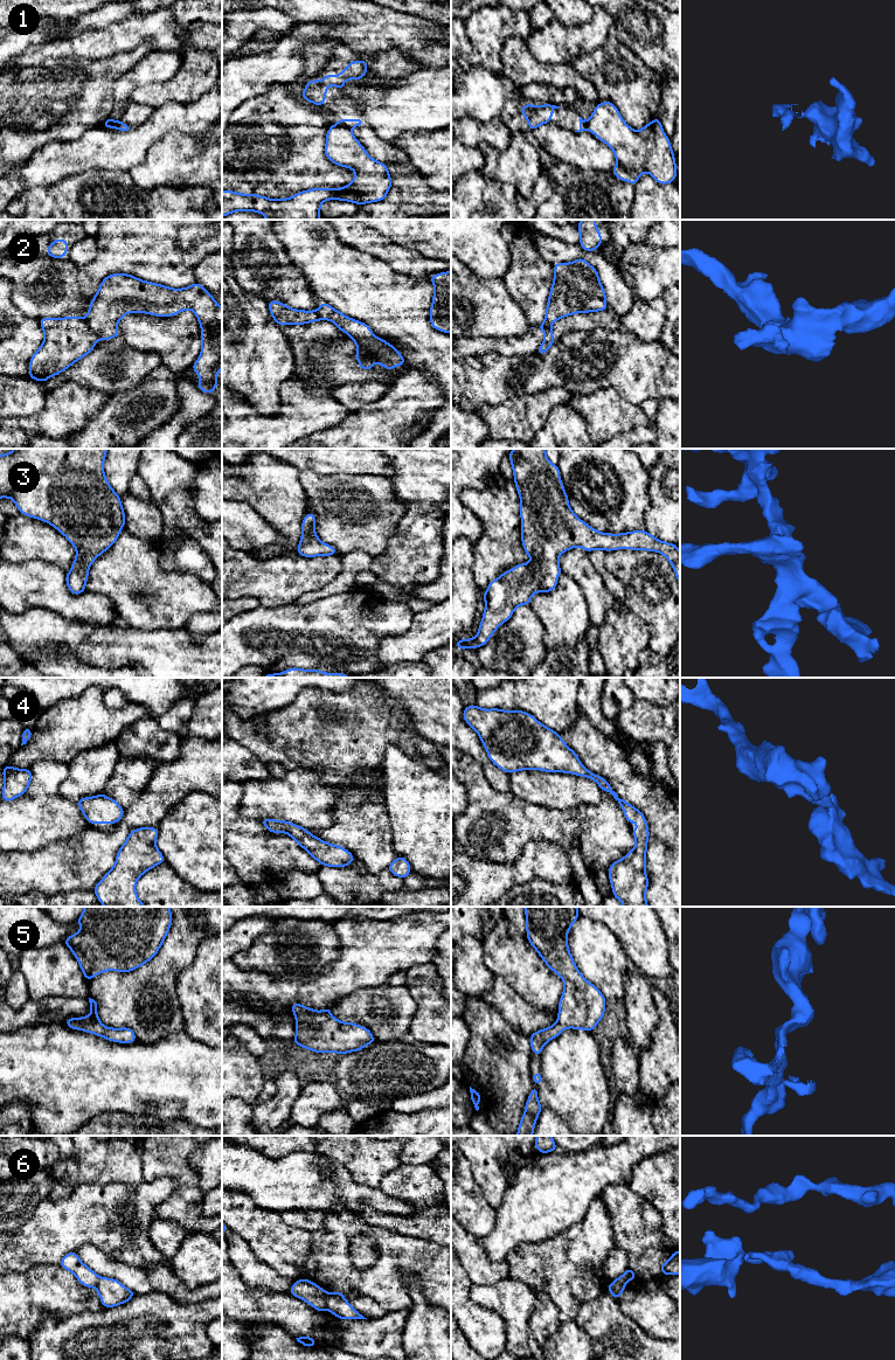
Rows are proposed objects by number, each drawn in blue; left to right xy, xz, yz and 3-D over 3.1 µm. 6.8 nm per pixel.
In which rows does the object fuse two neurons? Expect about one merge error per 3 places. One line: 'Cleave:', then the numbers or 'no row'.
Cleave: 1, 2, 6

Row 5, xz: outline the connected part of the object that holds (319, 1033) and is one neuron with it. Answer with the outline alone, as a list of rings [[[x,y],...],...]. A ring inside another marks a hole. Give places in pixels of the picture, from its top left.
[[[298,1002],[291,1006],[296,1015],[296,1038],[293,1043],[315,1053],[340,1053],[342,1055],[349,1052],[362,1050],[366,1045],[374,1043],[375,1039],[370,1031],[365,1026],[358,1026],[355,1022],[342,1022],[331,1014],[331,1007],[324,1011],[315,1011]]]

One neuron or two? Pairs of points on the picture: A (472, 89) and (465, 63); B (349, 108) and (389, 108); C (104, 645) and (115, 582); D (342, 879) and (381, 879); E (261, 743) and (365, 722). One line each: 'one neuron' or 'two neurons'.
A: two neurons
B: two neurons
C: two neurons
D: one neuron
E: one neuron

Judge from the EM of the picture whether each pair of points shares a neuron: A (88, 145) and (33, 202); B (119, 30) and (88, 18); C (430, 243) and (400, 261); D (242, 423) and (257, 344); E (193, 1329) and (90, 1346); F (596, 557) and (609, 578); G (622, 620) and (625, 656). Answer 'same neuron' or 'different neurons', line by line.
A: different neurons
B: different neurons
C: different neurons
D: different neurons
E: same neuron
F: same neuron
G: same neuron

